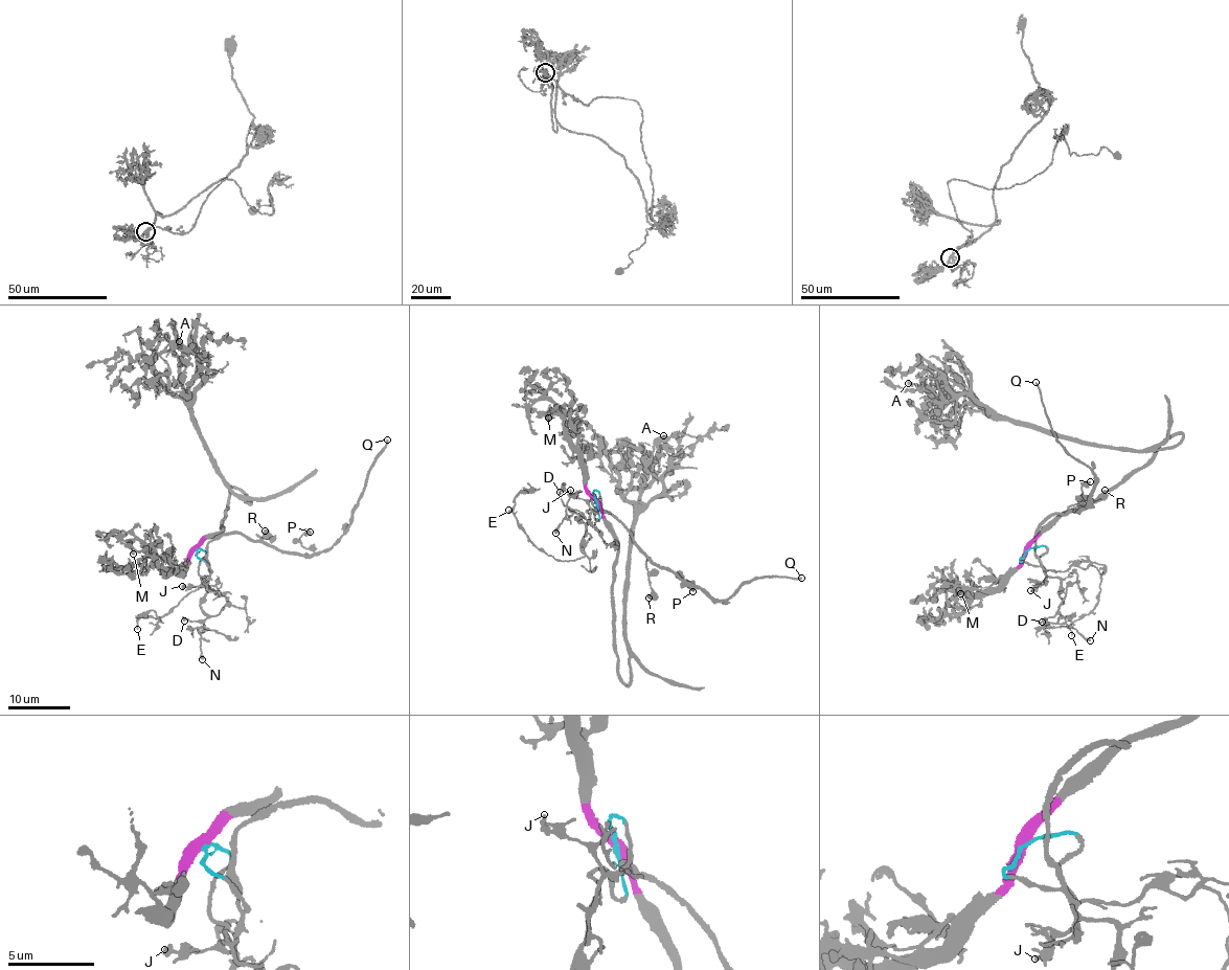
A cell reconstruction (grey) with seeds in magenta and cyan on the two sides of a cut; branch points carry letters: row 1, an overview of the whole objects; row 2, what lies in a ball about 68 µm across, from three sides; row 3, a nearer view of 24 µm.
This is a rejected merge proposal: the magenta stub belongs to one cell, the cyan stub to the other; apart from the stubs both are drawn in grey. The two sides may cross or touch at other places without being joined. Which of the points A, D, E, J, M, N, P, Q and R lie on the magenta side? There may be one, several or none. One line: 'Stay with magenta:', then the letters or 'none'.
Stay with magenta: A, M

